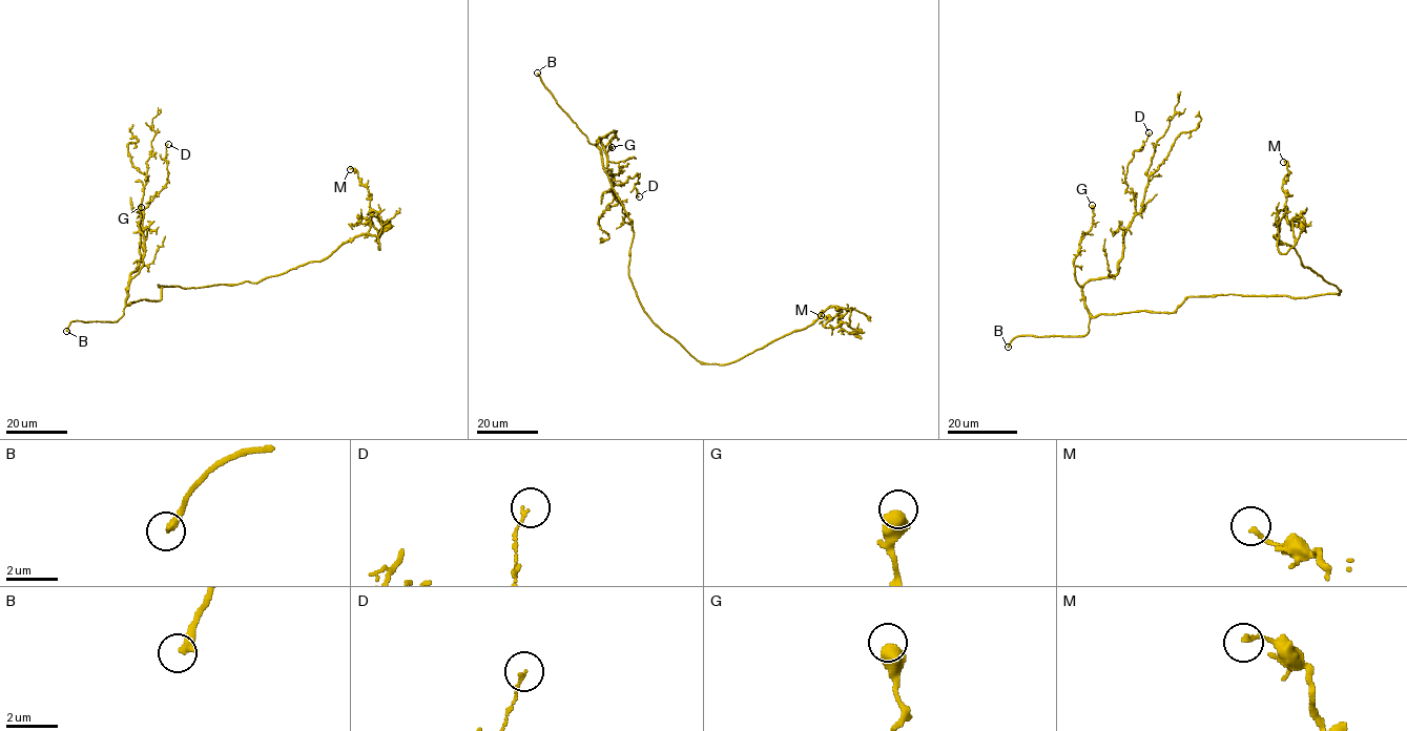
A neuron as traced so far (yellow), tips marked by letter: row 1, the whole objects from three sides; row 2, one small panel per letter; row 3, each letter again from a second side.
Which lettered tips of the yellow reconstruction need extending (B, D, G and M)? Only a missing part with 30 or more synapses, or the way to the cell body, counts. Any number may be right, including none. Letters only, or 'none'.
B

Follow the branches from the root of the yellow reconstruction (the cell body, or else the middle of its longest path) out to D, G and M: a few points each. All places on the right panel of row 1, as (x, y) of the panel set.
D: (1230, 294), (1188, 297), (1175, 312), (1089, 312), (1082, 287), (1118, 272), (1135, 213), (1128, 164), (1149, 132)
G: (1230, 294), (1188, 297), (1175, 312), (1136, 311), (1093, 316), (1074, 270), (1080, 237), (1092, 226), (1092, 205)
M: (1230, 294), (1306, 298), (1340, 292), (1274, 236), (1275, 216), (1285, 207), (1282, 183), (1288, 171), (1283, 162)

